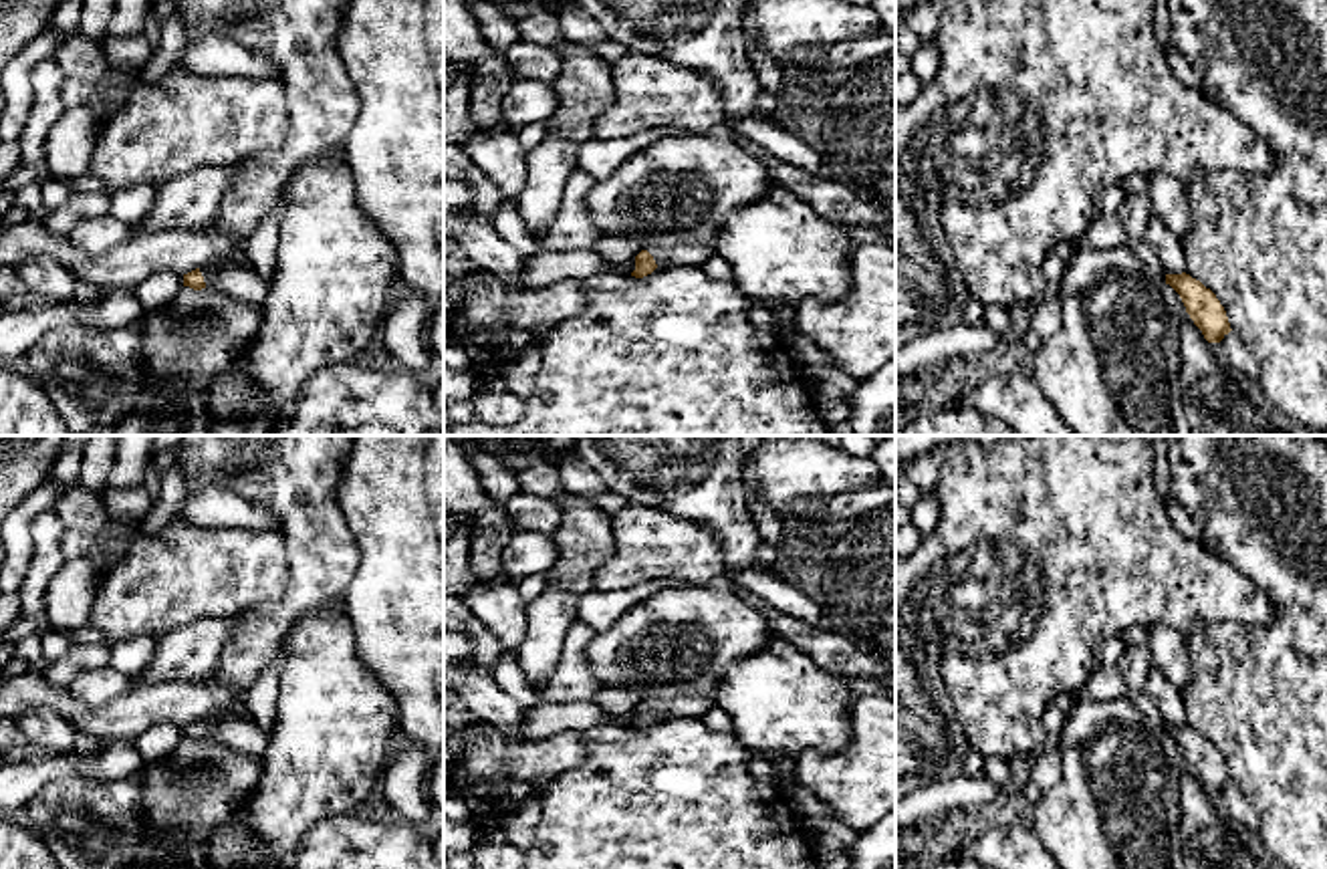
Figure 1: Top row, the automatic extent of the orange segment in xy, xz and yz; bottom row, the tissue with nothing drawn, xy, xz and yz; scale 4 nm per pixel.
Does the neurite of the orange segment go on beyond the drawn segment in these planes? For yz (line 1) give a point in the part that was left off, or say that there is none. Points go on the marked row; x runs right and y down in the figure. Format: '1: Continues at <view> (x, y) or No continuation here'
1: No continuation here

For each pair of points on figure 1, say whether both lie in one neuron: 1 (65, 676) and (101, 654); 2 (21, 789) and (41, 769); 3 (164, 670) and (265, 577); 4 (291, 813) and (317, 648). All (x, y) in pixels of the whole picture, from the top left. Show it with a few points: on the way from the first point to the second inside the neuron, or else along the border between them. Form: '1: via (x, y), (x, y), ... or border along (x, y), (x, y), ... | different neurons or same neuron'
1: via (73, 668), (85, 656), (93, 656) | same neuron
2: via (25, 785), (37, 773) | same neuron
3: border along (236, 615), (194, 622), (172, 632) | different neurons
4: via (309, 773), (317, 763), (317, 688) | same neuron

